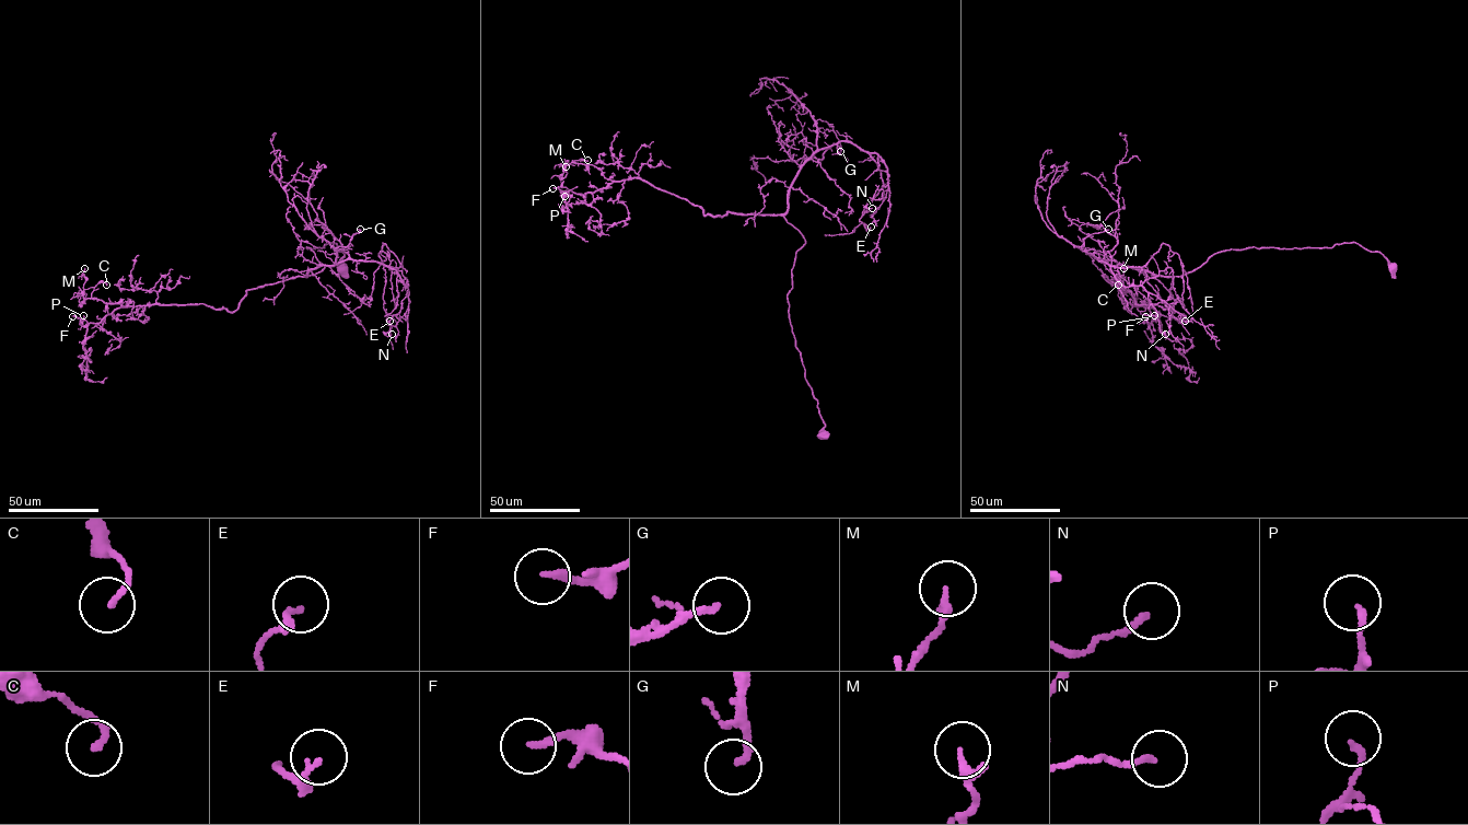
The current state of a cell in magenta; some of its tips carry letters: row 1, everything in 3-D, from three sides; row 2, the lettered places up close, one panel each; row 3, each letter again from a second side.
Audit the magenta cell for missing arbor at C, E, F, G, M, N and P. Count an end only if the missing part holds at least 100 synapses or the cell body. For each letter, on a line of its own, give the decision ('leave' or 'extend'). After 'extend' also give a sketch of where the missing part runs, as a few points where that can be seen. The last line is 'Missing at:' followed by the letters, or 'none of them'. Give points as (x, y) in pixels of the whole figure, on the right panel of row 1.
C: leave
E: leave
F: leave
G: leave
M: leave
N: leave
P: leave
Missing at: none of them

